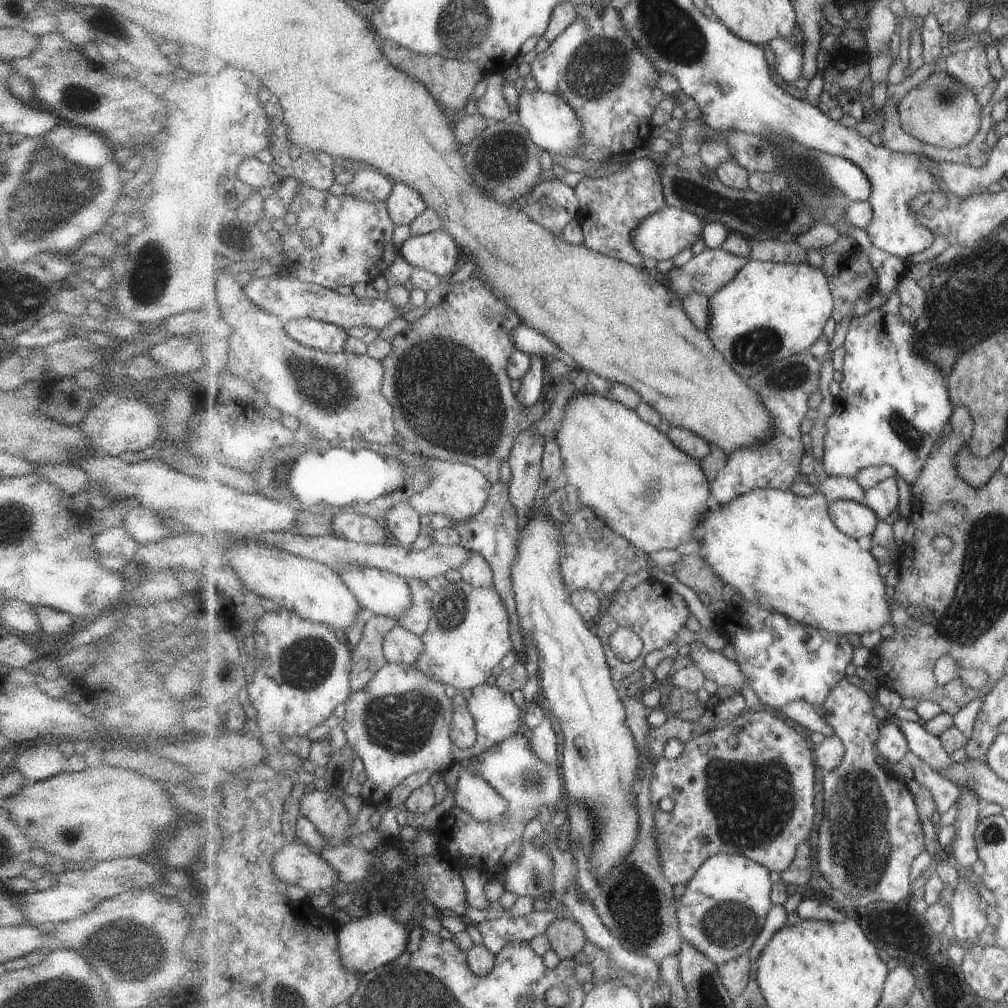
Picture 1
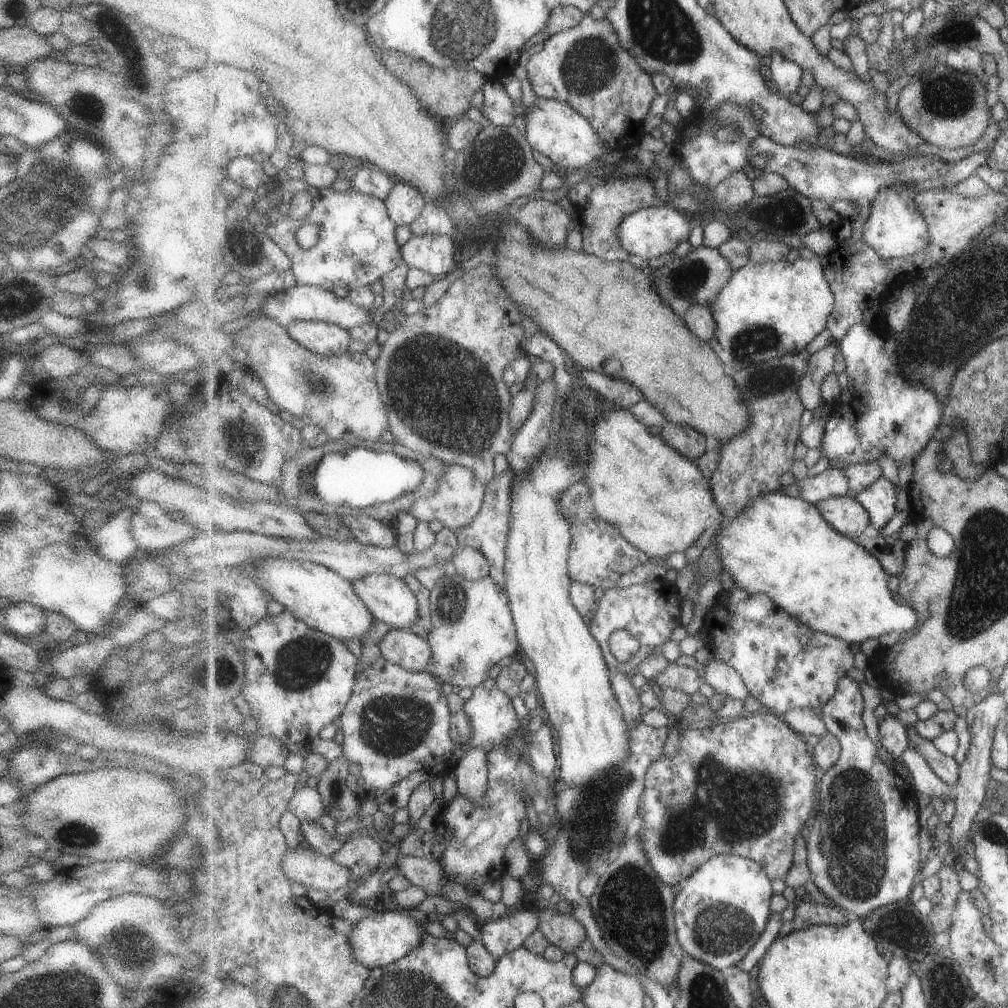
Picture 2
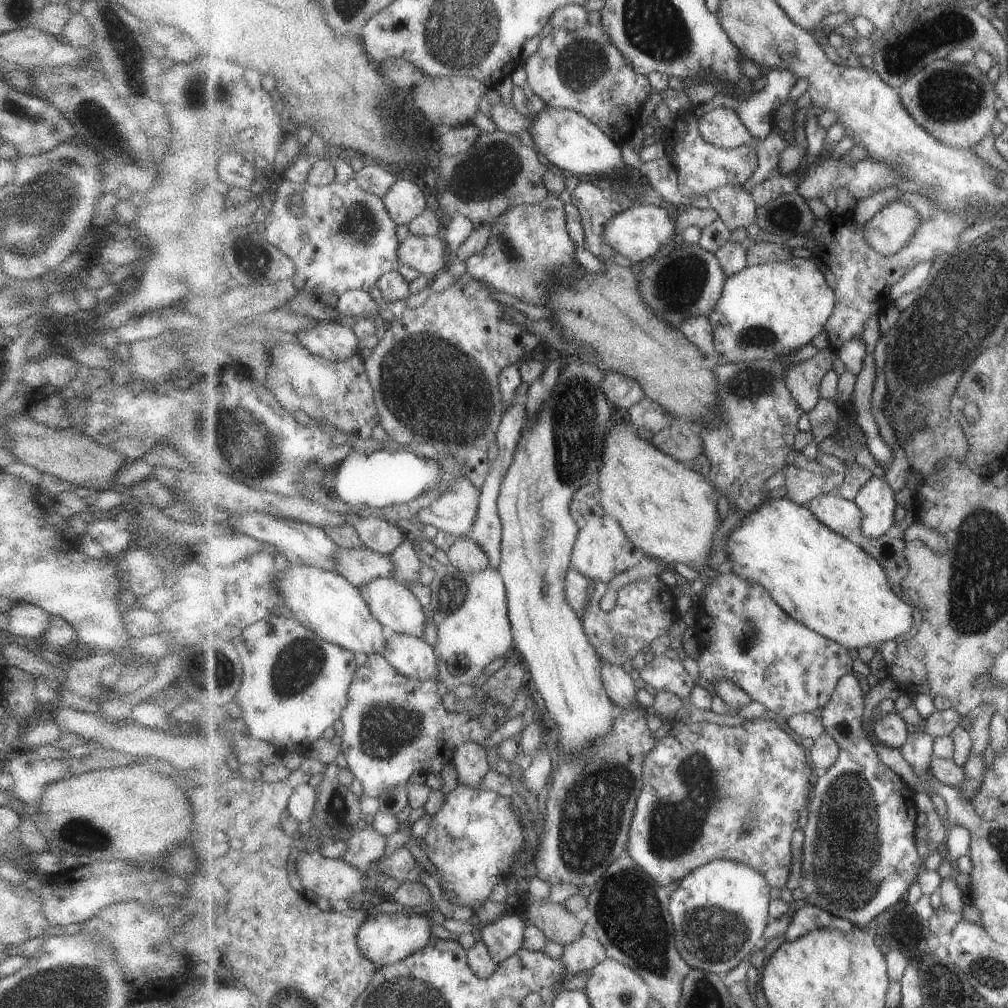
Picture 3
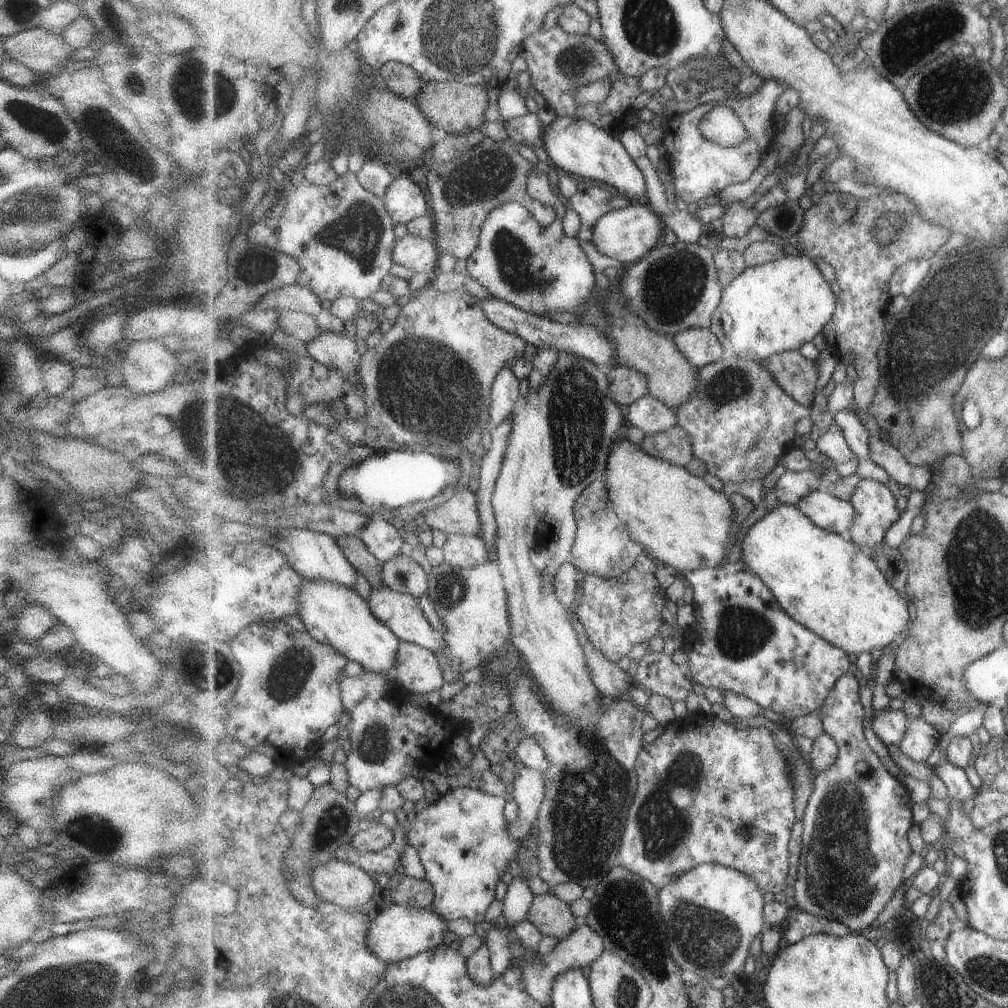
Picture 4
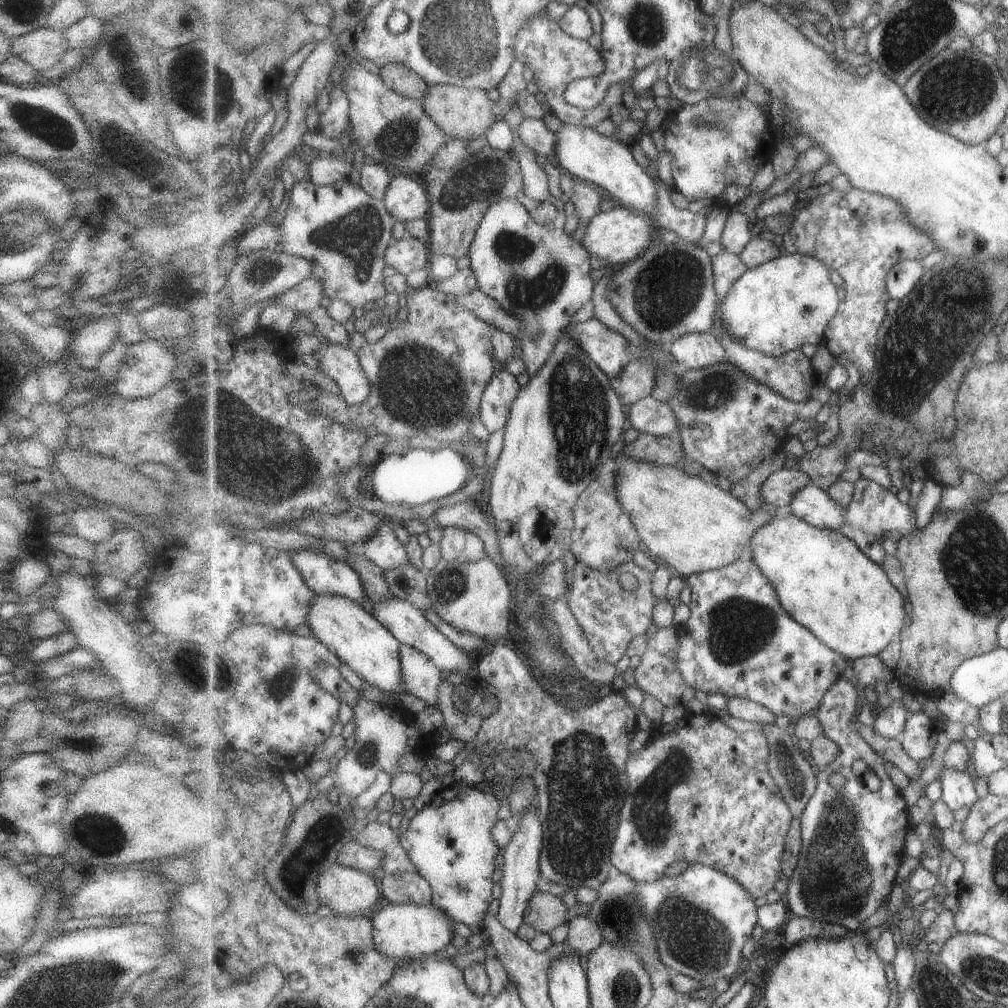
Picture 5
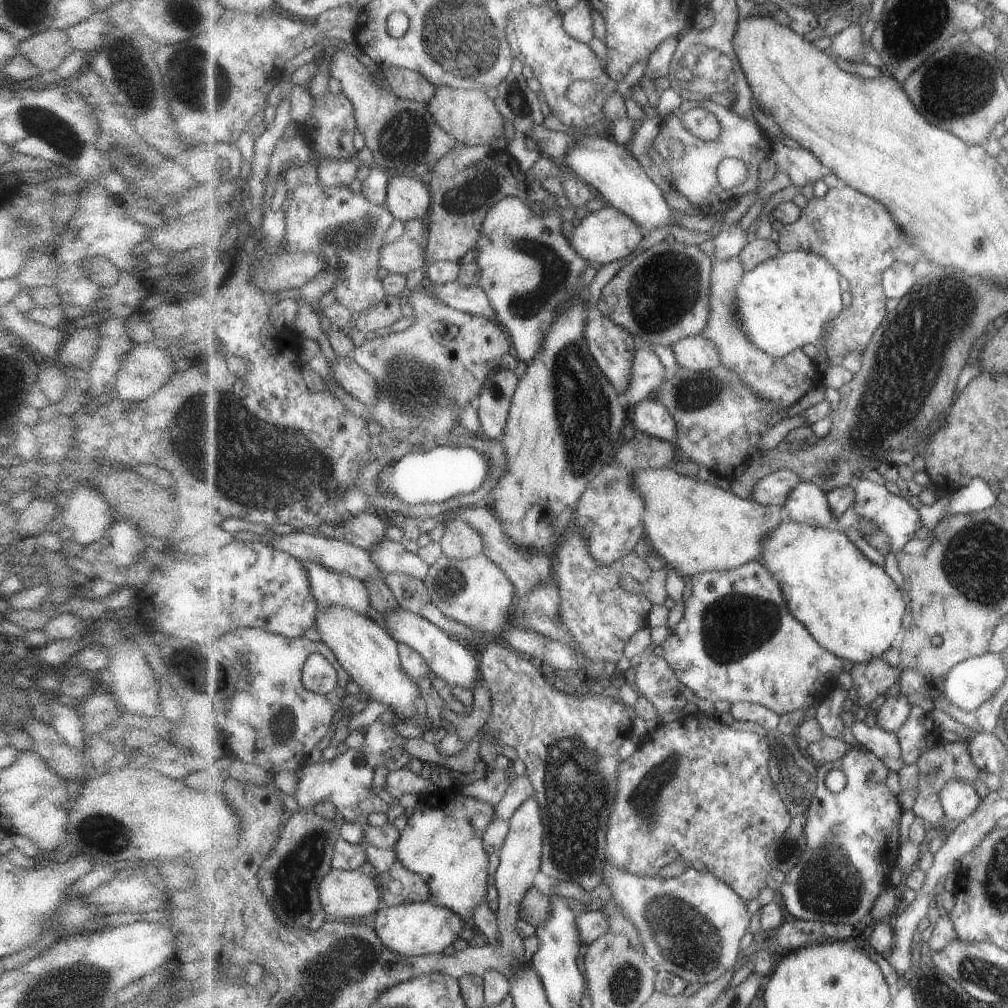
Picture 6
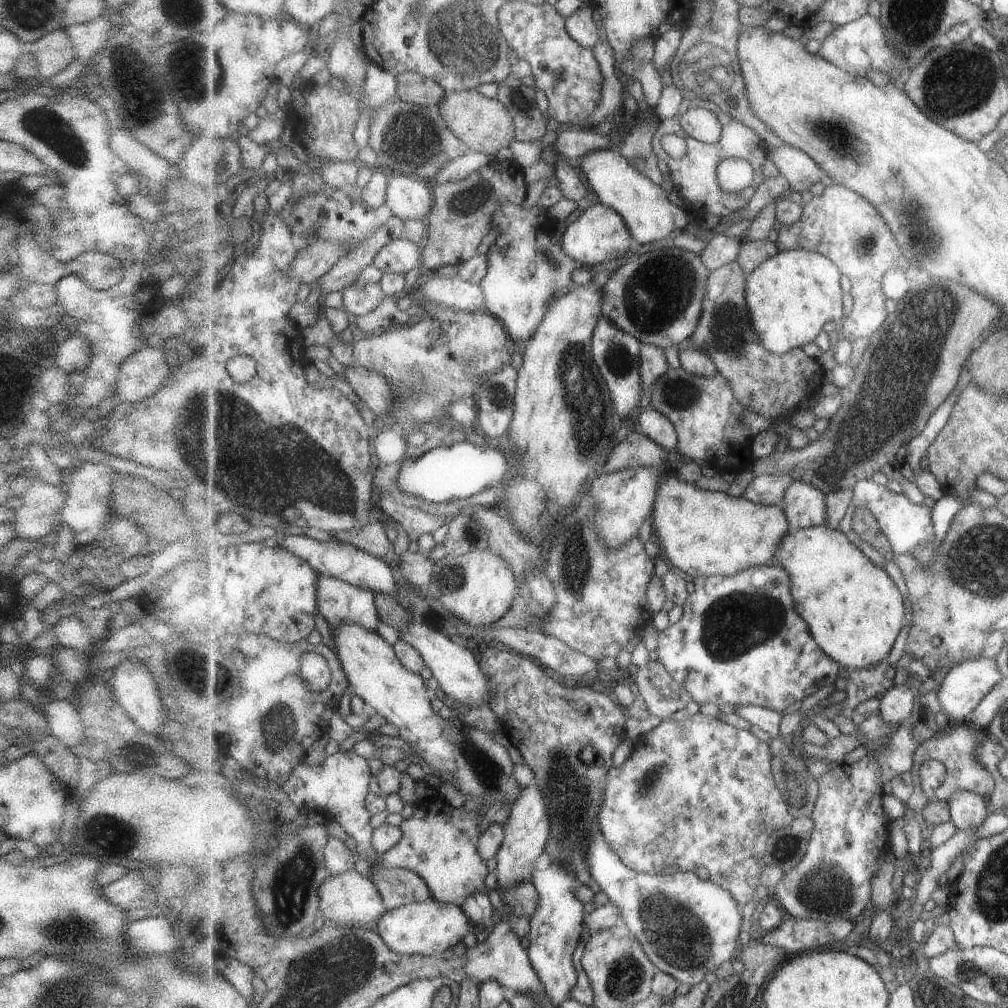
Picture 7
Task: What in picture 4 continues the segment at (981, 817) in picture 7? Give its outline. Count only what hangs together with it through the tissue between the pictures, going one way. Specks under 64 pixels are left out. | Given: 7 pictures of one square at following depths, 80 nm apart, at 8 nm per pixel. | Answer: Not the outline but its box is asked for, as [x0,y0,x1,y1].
[936,761,977,802]

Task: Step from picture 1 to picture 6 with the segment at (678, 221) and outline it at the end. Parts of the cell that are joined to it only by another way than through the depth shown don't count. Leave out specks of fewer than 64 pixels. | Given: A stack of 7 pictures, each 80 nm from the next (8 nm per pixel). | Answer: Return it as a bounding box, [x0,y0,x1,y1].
[571,204,643,266]

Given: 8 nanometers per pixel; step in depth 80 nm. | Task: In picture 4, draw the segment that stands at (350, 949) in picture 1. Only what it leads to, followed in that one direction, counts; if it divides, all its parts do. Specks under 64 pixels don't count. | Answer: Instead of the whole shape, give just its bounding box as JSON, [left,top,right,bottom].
[367,903,447,963]

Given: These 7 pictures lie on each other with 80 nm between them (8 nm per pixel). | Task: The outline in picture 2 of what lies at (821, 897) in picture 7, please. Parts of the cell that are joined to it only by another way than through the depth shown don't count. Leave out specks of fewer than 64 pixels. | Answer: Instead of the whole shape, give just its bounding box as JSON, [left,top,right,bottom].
[806,675,922,918]

